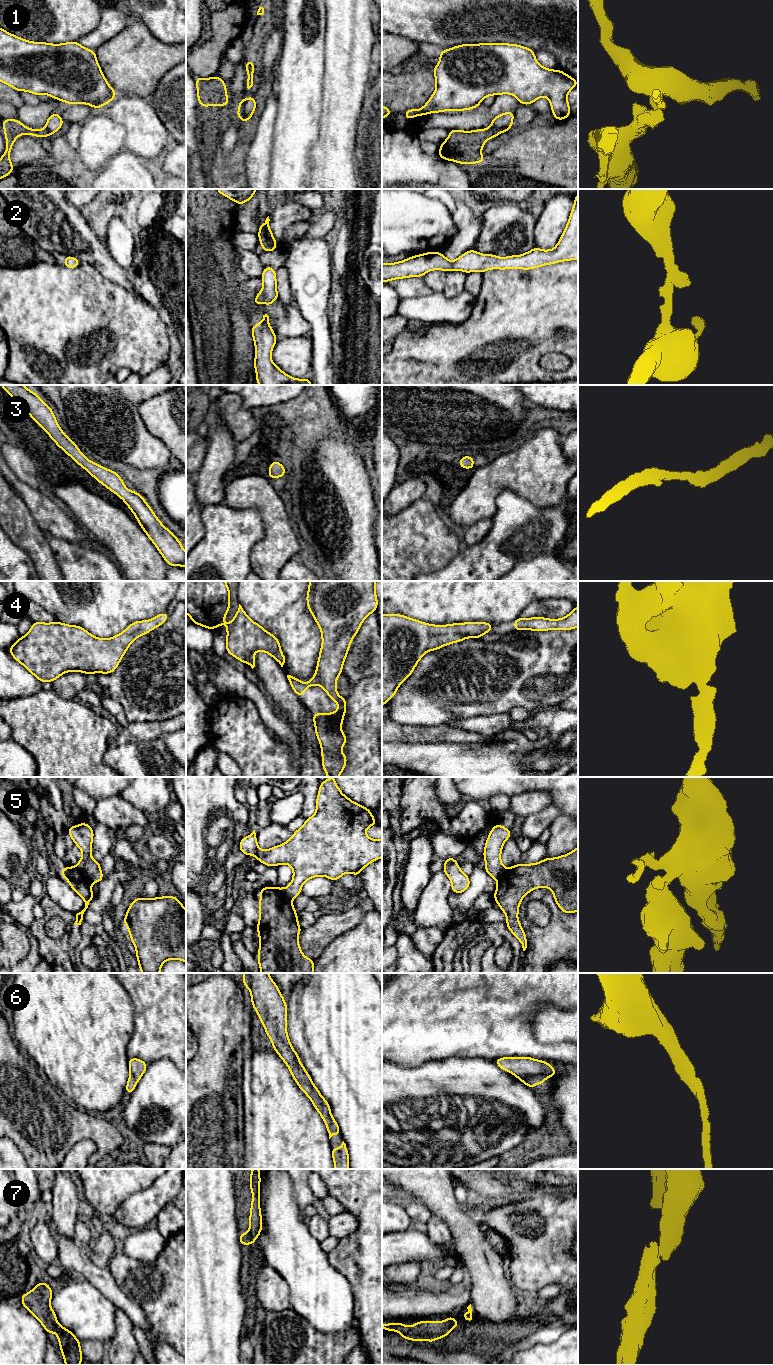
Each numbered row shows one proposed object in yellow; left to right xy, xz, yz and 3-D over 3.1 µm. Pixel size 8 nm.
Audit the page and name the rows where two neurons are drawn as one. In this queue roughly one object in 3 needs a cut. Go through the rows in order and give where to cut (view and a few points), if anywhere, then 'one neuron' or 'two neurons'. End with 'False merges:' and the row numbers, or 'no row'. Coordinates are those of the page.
1: cut yz (489, 128), (498, 133); two neurons
2: cut none; one neuron
3: cut none; one neuron
4: cut none; one neuron
5: cut xy (76, 866), (92, 881); two neurons
6: cut none; one neuron
7: cut none; one neuron
False merges: 1, 5

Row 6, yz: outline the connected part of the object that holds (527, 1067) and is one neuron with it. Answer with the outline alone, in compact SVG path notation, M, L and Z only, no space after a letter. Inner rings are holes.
M503 1057L495 1059L494 1062L499 1068L515 1075L531 1089L537 1082L542 1086L545 1079L556 1076L556 1069L549 1063L531 1057Z

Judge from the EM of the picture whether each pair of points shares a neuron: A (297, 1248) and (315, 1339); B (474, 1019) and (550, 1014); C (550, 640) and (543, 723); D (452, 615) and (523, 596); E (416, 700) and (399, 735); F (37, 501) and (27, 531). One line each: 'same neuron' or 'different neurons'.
A: different neurons
B: different neurons
C: different neurons
D: same neuron
E: different neurons
F: different neurons

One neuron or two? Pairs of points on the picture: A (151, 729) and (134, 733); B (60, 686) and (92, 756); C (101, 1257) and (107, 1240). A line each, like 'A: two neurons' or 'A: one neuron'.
A: one neuron
B: two neurons
C: one neuron

